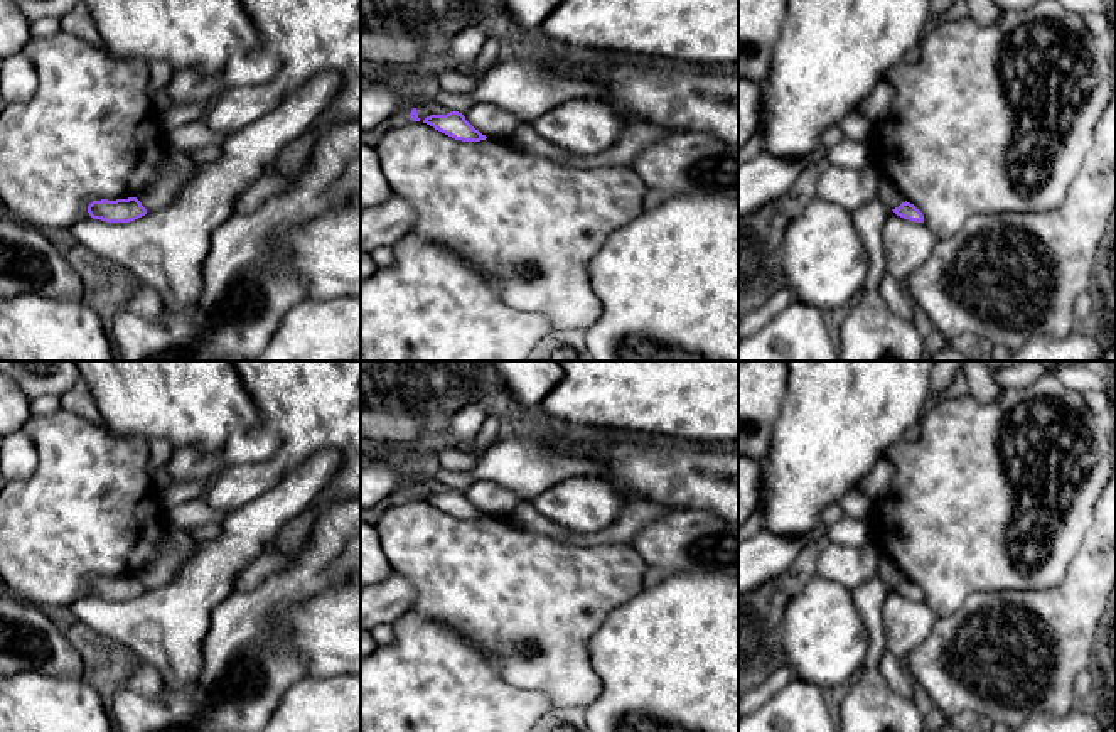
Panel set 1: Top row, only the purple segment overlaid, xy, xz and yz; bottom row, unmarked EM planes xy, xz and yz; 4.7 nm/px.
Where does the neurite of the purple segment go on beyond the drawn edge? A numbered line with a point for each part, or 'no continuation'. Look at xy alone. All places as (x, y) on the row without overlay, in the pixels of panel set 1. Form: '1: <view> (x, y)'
no continuation

